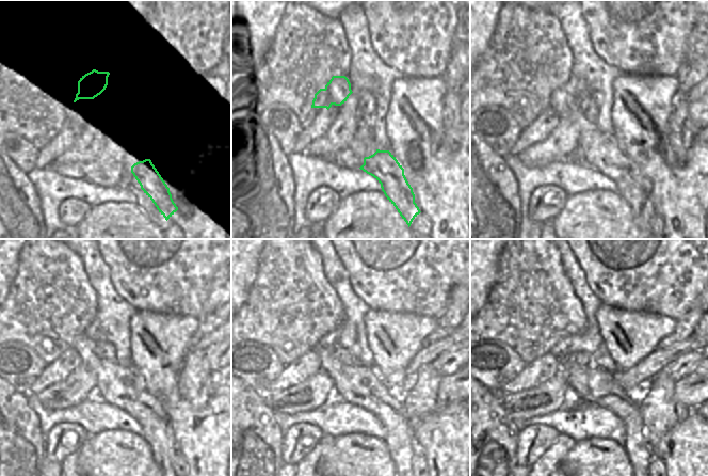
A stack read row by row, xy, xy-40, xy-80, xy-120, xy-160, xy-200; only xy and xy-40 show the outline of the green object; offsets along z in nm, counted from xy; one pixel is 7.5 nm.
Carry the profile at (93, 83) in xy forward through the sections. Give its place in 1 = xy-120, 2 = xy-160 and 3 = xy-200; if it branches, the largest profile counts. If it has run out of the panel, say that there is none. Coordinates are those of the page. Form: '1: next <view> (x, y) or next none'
1: next xy-120 (122, 386)
2: next xy-160 (360, 385)
3: next xy-200 (596, 385)

